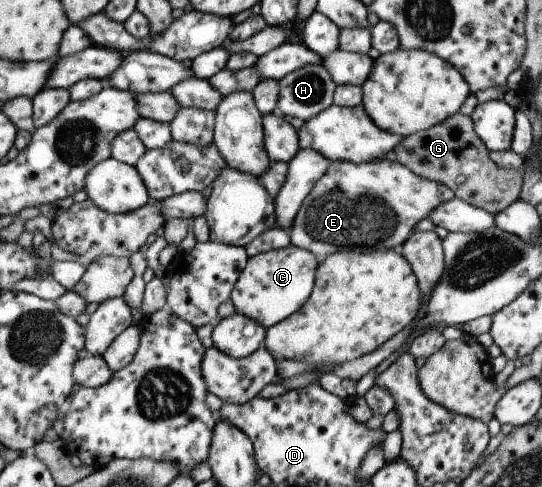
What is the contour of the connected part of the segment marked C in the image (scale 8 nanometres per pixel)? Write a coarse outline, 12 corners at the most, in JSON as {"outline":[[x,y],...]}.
{"outline":[[293,245],[248,257],[229,300],[266,330],[306,302],[317,264]]}

